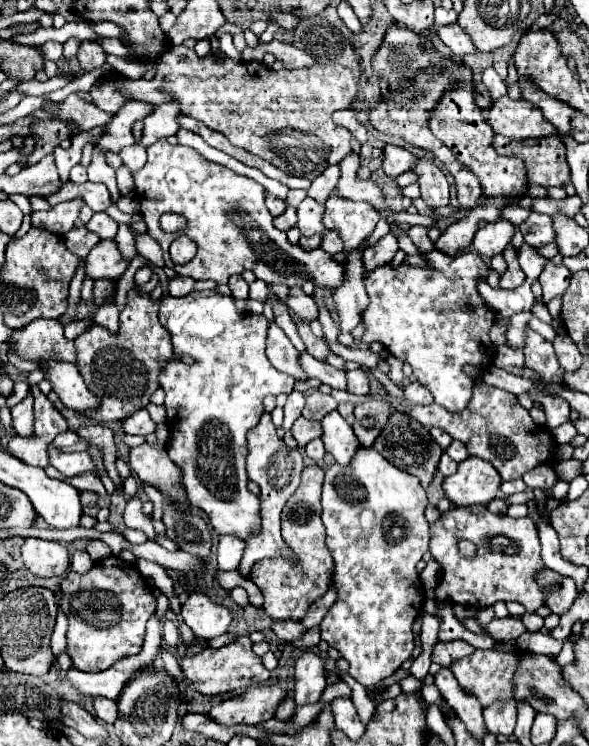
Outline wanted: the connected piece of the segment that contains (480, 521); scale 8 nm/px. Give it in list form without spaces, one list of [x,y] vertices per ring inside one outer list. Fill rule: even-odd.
[[[468,505],[468,507],[452,507],[446,515],[442,515],[436,523],[430,525],[430,553],[440,563],[442,579],[436,587],[436,601],[452,601],[460,605],[468,605],[474,609],[484,609],[494,605],[496,601],[516,601],[526,607],[528,613],[534,613],[538,607],[546,603],[546,597],[550,595],[548,587],[542,587],[536,579],[538,573],[542,573],[544,561],[540,557],[540,541],[538,531],[534,523],[528,517],[512,519],[508,515],[492,515],[484,505]],[[460,539],[468,539],[478,547],[478,553],[474,559],[468,559],[460,555],[456,543]]]

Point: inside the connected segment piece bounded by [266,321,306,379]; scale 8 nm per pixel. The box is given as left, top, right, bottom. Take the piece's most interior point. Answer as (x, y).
(282, 354)

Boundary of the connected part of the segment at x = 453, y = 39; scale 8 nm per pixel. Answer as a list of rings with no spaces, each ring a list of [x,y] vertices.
[[[458,23],[440,27],[440,39],[458,57],[478,53],[478,49],[474,49],[474,43],[470,43],[470,35],[466,35],[466,31],[462,31]]]

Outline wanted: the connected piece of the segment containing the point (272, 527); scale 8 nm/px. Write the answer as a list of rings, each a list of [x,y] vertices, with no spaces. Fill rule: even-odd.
[[[264,413],[262,419],[258,421],[258,425],[254,429],[248,431],[248,461],[246,461],[246,471],[250,481],[256,481],[260,485],[260,501],[262,501],[262,529],[258,535],[252,535],[246,541],[246,549],[244,549],[244,557],[240,561],[238,570],[242,576],[248,576],[250,567],[268,557],[286,557],[292,563],[294,561],[294,553],[290,551],[290,547],[286,547],[282,535],[280,535],[280,513],[288,501],[288,497],[296,491],[296,487],[300,485],[300,473],[304,469],[302,463],[302,451],[300,449],[288,449],[284,445],[282,439],[278,439],[276,435],[276,427],[270,421],[270,415]]]

